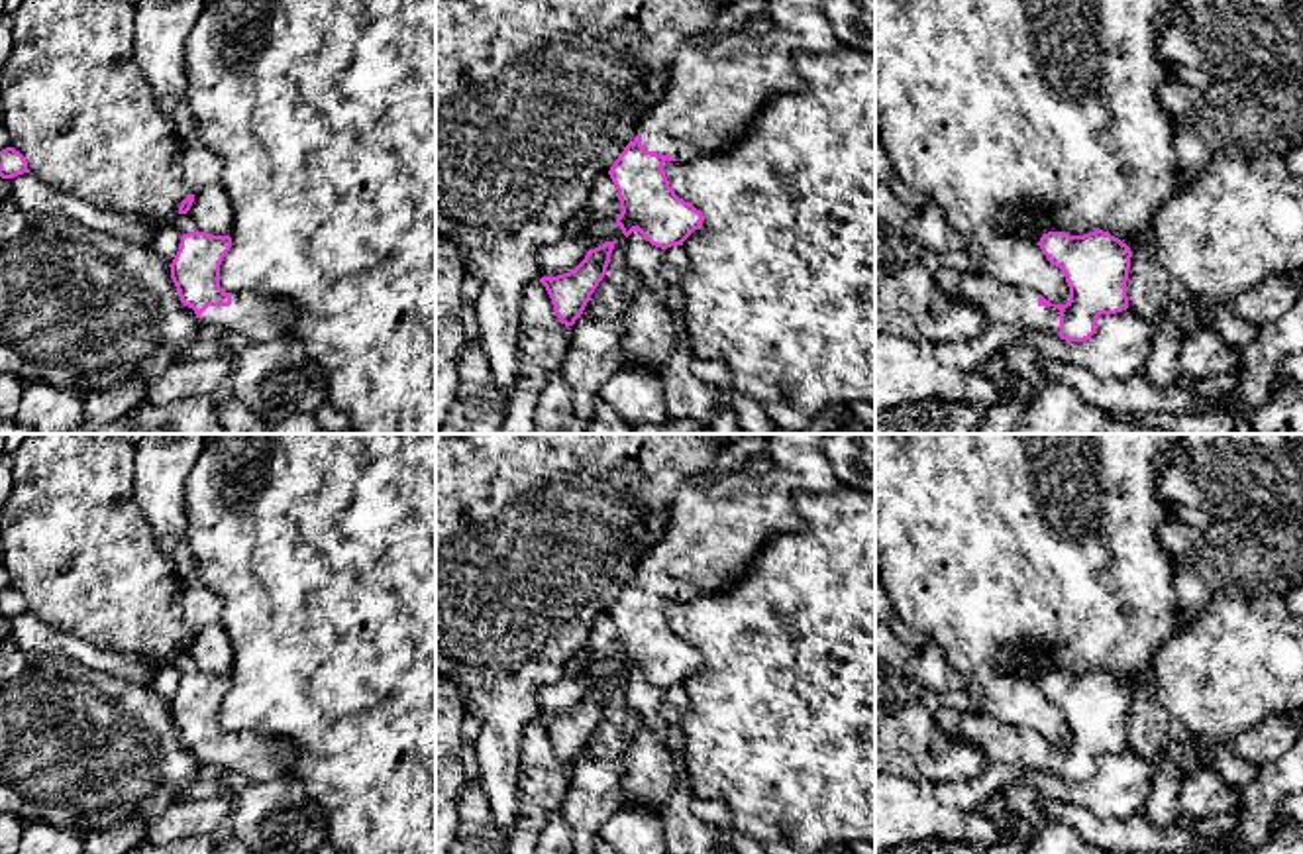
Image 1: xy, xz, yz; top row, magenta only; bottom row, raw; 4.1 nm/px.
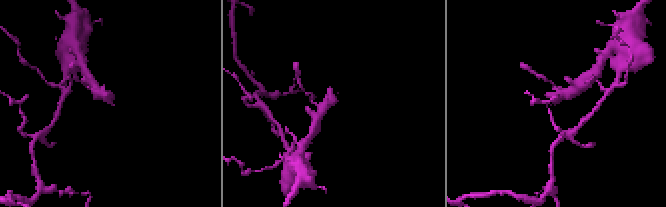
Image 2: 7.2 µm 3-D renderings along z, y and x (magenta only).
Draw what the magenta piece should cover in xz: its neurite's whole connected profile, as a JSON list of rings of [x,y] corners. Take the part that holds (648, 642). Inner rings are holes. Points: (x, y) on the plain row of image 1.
[[[767,434],[767,444],[759,463],[718,477],[703,473],[675,495],[663,536],[642,556],[638,575],[608,611],[622,648],[616,664],[626,677],[638,669],[655,687],[683,685],[703,666],[704,656],[675,634],[663,603],[726,589],[742,577],[771,536],[805,528],[793,503],[797,493],[844,489],[826,457],[826,434]]]

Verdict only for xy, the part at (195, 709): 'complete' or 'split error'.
split error

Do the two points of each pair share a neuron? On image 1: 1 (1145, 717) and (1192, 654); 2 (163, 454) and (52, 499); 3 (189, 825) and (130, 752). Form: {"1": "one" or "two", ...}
{"1": "two", "2": "two", "3": "two"}

